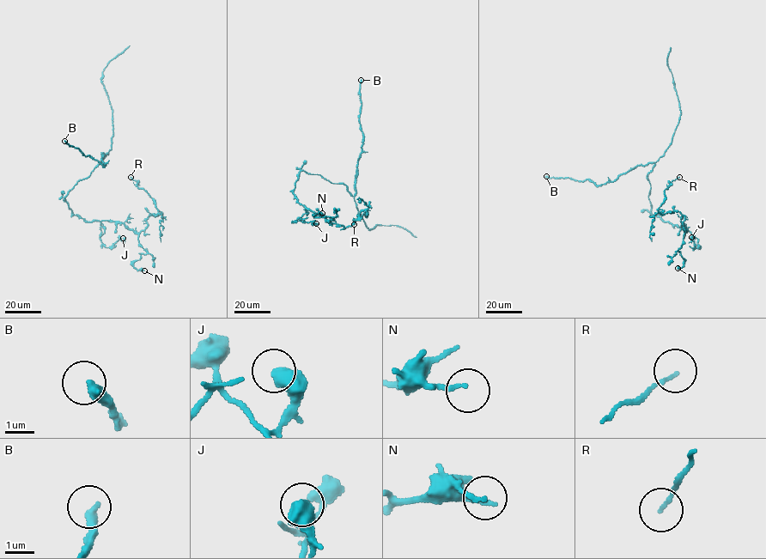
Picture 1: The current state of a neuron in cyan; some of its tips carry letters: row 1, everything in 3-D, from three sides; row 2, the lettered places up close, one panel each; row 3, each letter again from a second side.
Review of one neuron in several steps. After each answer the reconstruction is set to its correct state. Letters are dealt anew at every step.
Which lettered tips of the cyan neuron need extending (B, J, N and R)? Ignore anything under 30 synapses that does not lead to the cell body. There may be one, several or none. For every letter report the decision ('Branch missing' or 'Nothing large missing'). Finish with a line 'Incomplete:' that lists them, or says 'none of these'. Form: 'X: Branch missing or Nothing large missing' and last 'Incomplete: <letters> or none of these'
B: Branch missing
J: Nothing large missing
N: Nothing large missing
R: Nothing large missing
Incomplete: B

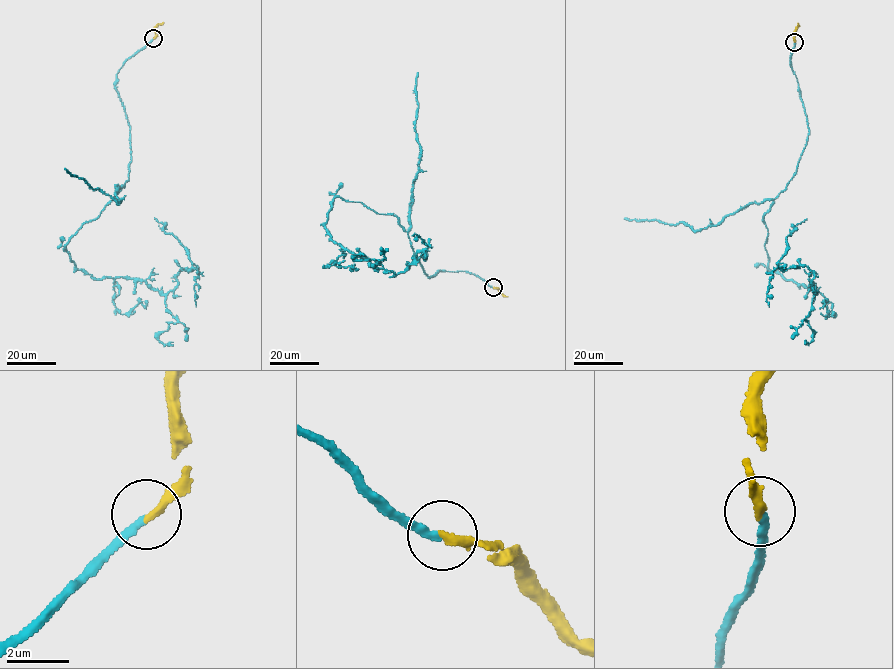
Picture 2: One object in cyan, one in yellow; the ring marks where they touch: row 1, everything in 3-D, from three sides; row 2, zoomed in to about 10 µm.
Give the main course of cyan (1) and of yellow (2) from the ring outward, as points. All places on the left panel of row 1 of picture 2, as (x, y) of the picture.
1: (153, 38), (116, 75), (128, 179), (64, 248), (96, 279), (167, 294), (192, 263), (155, 218)
2: (153, 38), (156, 26), (163, 22)

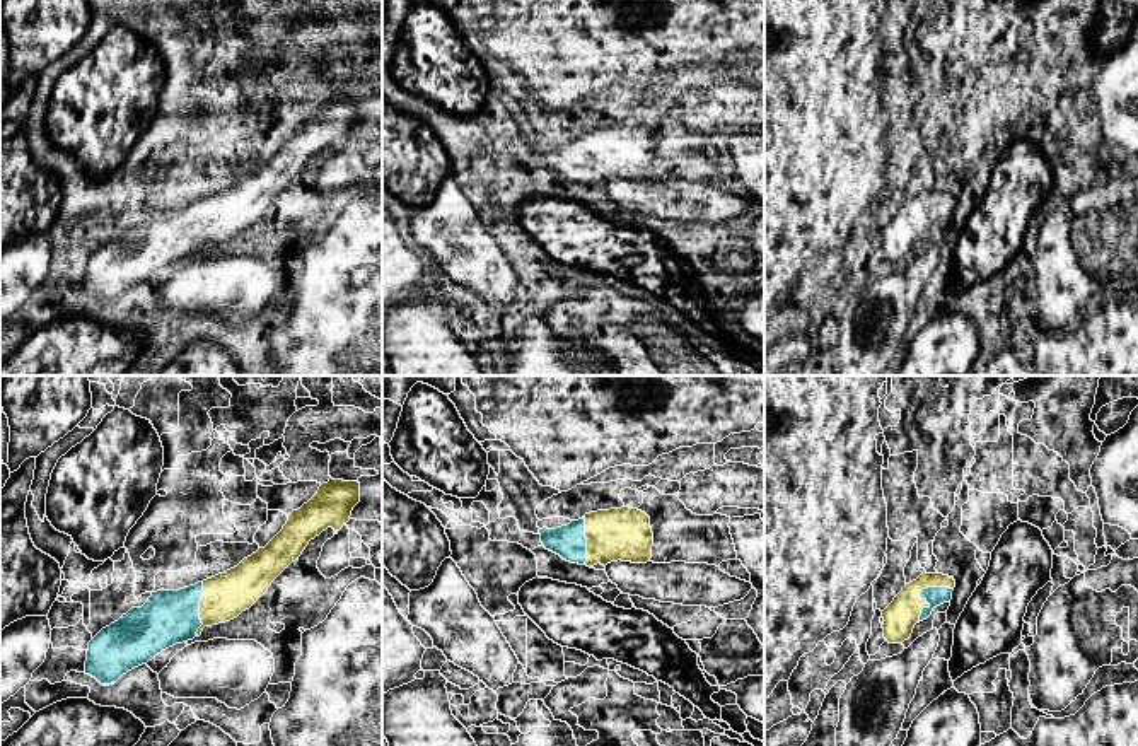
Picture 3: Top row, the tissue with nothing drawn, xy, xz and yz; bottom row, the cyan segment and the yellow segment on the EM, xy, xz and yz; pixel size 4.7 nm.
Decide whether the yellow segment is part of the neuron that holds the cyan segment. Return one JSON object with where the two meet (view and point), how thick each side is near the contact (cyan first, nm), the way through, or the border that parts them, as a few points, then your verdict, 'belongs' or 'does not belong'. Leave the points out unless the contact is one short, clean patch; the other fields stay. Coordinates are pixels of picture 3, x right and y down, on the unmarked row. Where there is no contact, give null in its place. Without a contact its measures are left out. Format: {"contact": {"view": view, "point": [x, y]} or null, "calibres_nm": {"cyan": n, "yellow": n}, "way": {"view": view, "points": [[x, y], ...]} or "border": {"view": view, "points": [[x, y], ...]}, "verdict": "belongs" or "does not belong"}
{"contact": {"view": "yz", "point": [920, 210]}, "calibres_nm": {"cyan": 90, "yellow": 160}, "way": {"view": "yz", "points": [[935, 214], [932, 210], [920, 210], [903, 231]]}, "verdict": "belongs"}

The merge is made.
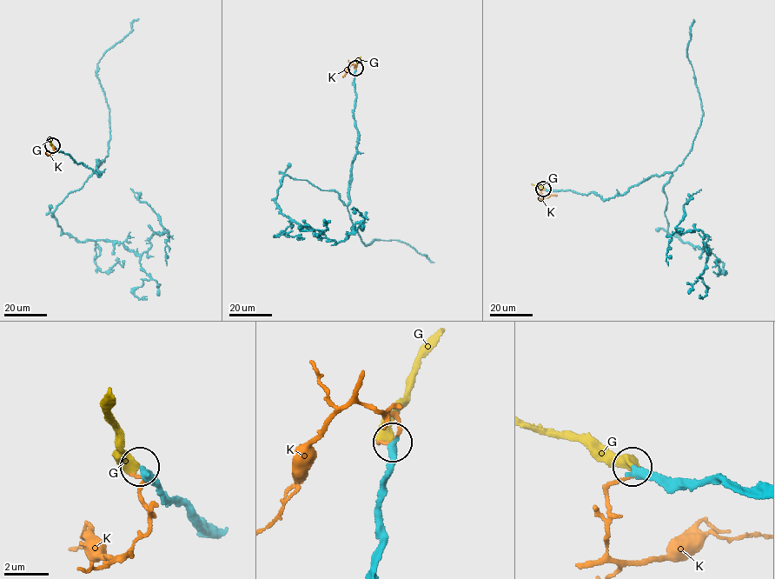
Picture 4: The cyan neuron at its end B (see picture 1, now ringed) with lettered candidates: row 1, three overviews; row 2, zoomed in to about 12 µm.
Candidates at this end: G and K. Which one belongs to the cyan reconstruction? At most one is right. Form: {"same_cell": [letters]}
{"same_cell": ["G"]}

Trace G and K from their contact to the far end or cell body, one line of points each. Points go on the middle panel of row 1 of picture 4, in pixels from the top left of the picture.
G: (355, 68), (361, 56)
K: (355, 68), (355, 65), (352, 64), (342, 76)

